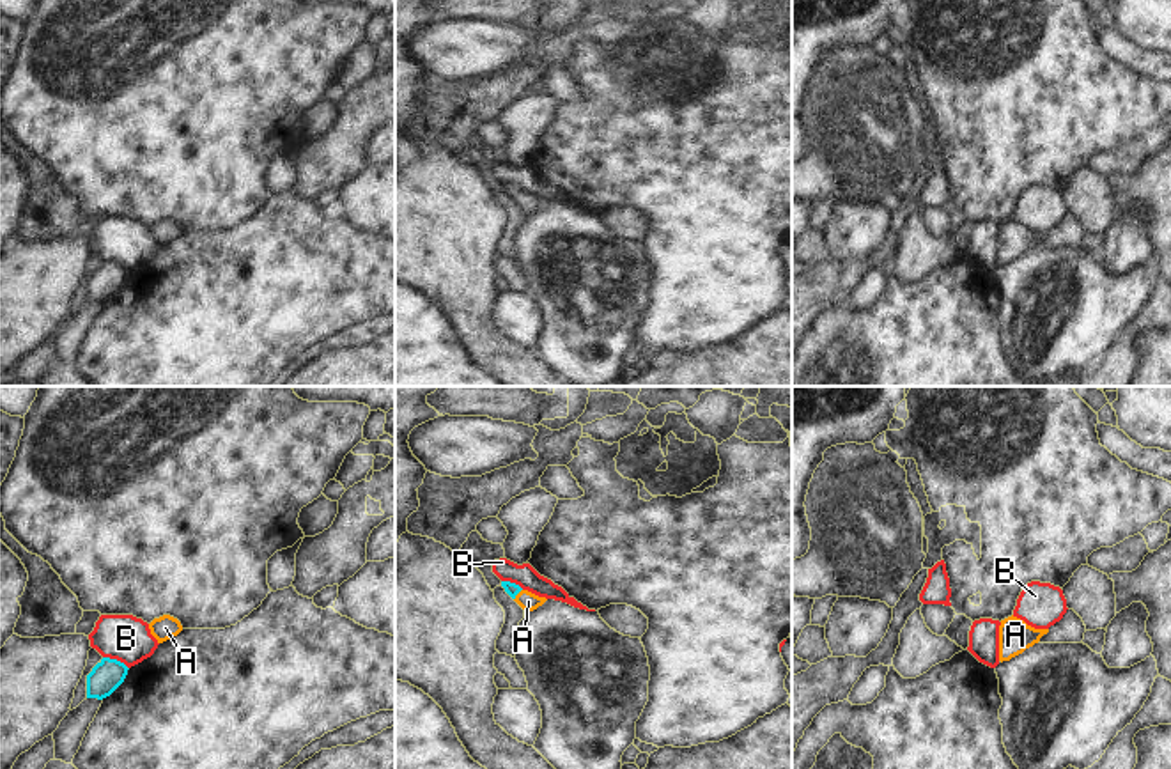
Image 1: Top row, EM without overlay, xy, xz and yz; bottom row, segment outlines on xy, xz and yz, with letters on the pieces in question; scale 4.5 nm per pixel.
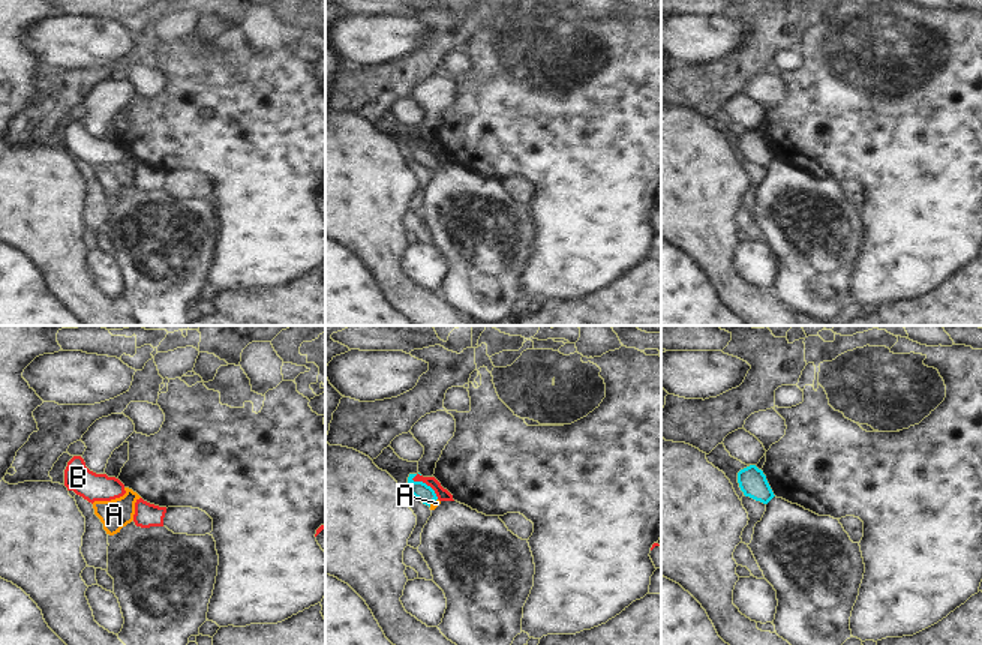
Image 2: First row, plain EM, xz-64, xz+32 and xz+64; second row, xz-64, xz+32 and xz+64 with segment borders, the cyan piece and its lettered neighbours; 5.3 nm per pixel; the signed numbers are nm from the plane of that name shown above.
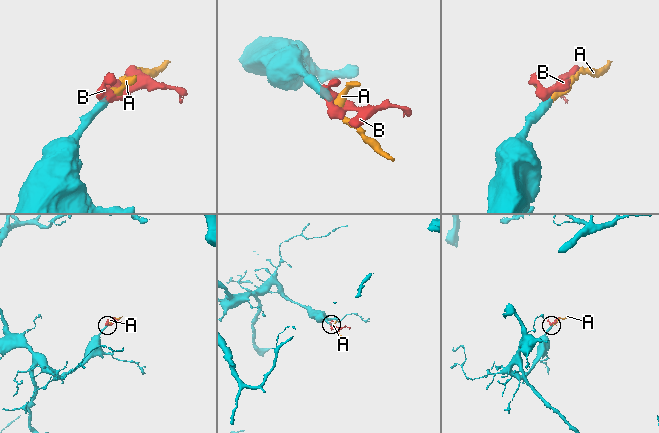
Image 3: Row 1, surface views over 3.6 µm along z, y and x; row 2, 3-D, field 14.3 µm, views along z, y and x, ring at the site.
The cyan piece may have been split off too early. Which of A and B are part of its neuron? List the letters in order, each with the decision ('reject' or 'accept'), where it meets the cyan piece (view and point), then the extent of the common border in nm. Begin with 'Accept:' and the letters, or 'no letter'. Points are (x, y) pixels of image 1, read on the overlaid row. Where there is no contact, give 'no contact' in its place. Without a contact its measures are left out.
Accept: A
A: accept | xz (518, 592) | 70 nm
B: reject | xy (116, 660) | 130 nm

